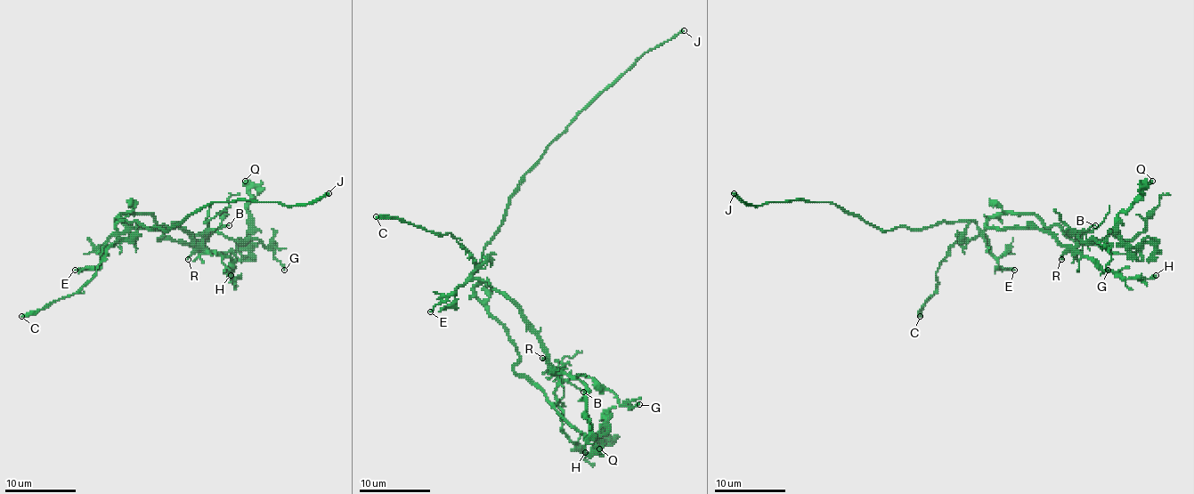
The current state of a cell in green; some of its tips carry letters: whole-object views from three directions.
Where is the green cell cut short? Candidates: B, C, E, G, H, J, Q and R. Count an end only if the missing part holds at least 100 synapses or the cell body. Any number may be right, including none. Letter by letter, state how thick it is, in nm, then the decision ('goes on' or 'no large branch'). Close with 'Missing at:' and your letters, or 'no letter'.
B: calibre 90 nm; no large branch
C: calibre 360 nm; no large branch
E: calibre 120 nm; no large branch
G: calibre 120 nm; no large branch
H: calibre 180 nm; no large branch
J: calibre 190 nm; goes on
Q: calibre 280 nm; no large branch
R: calibre 140 nm; no large branch
Missing at: J

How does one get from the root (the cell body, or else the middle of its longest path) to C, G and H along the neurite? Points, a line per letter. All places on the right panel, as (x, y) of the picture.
C: (980, 232), (971, 239), (959, 239), (948, 250), (948, 255), (936, 273), (938, 287), (923, 303), (920, 316)
G: (980, 232), (1037, 227), (1074, 246), (1083, 230), (1083, 241), (1095, 239), (1108, 248), (1108, 270)
H: (980, 232), (986, 229), (1037, 227), (1093, 259), (1104, 270), (1118, 271), (1125, 279), (1152, 279), (1156, 275)

